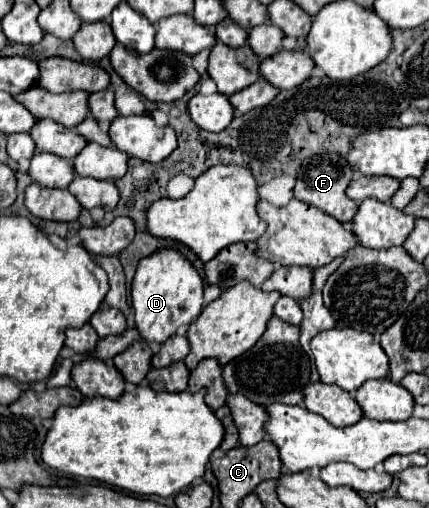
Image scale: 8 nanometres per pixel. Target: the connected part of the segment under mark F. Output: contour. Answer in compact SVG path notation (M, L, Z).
M316 155L316 157L304 161L304 165L298 173L296 187L294 187L294 197L298 201L304 201L308 205L322 209L330 217L338 219L340 223L348 223L354 219L354 215L358 211L358 203L348 199L344 193L348 183L350 183L350 177L352 177L350 165L344 159L340 159L338 155Z

